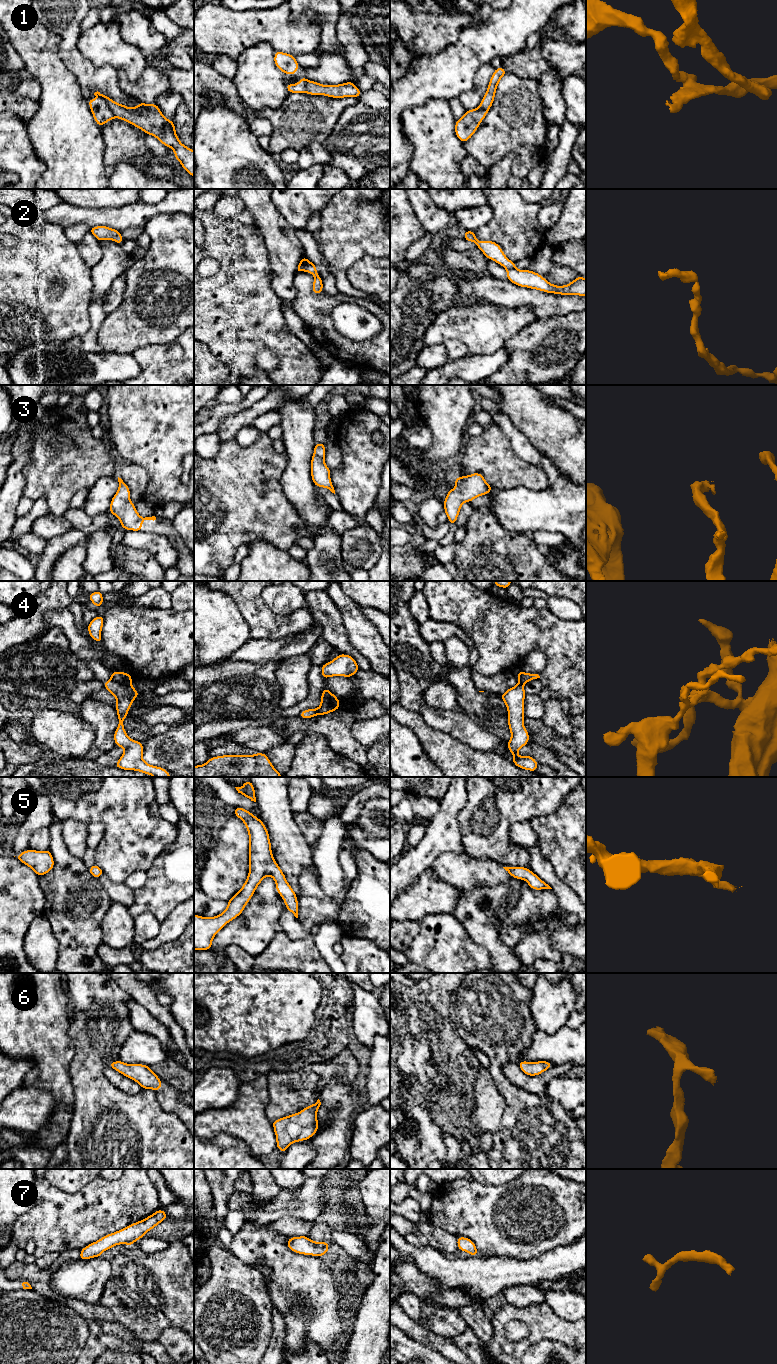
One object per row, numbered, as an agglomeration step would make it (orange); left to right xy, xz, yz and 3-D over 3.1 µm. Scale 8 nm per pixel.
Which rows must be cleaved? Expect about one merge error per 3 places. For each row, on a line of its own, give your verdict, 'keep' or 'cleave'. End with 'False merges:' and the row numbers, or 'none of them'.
1: cleave
2: keep
3: keep
4: cleave
5: keep
6: keep
7: keep
False merges: 1, 4

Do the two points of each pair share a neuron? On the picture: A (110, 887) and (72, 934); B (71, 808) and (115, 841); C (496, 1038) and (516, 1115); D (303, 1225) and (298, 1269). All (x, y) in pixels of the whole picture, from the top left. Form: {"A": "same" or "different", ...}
{"A": "different", "B": "same", "C": "same", "D": "different"}

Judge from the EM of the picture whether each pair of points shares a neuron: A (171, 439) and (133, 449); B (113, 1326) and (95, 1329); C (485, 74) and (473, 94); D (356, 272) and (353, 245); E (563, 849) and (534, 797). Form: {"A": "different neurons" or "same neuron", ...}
{"A": "same neuron", "B": "different neurons", "C": "same neuron", "D": "different neurons", "E": "different neurons"}

